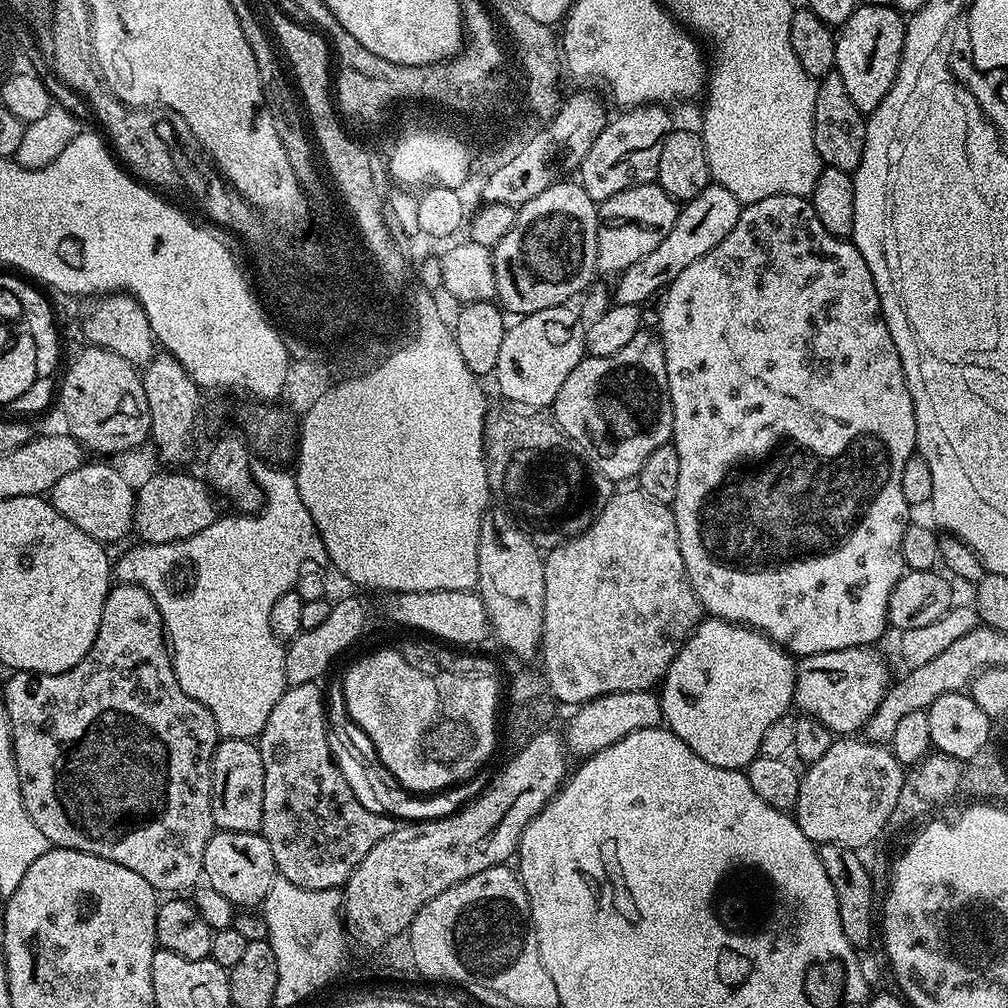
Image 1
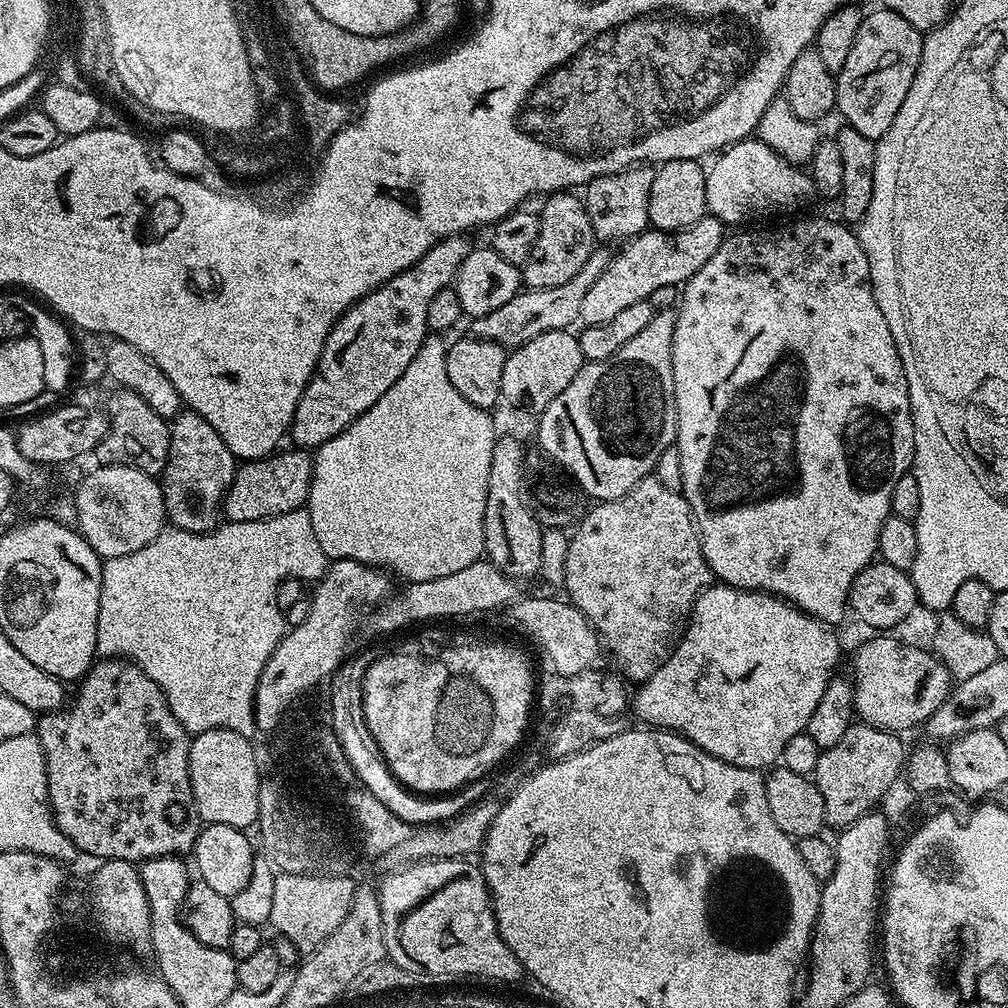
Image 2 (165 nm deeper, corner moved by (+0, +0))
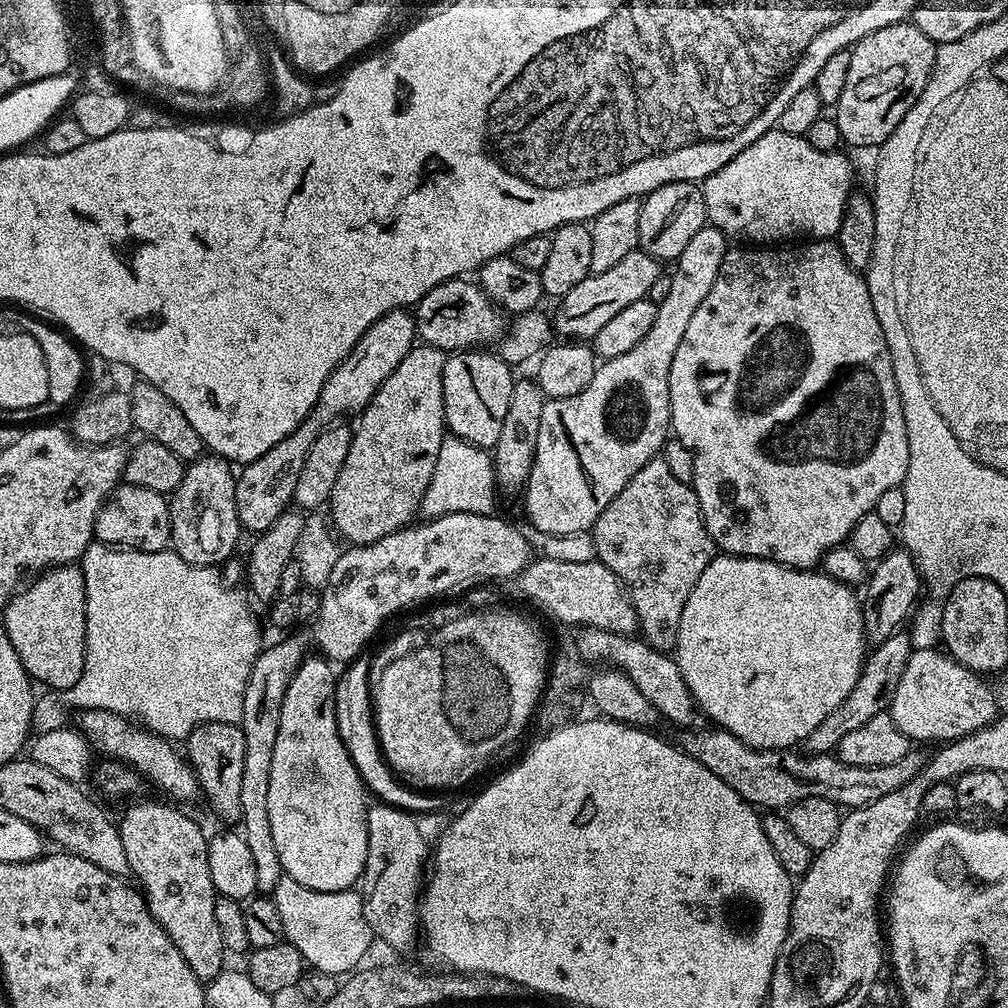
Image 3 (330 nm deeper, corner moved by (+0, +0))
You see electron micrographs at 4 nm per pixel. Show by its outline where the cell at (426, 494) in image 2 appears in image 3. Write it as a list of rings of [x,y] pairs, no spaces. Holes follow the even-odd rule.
[[[445,438],[442,450],[438,450],[434,478],[430,478],[430,486],[420,503],[420,512],[428,518],[451,512],[488,514],[493,511],[492,498],[496,495],[496,487],[494,460],[485,449],[475,448],[470,442],[459,438]]]

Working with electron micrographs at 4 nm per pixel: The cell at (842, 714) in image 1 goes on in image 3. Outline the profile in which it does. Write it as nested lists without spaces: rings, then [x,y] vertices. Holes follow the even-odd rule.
[[[939,647],[917,648],[913,651],[910,662],[906,662],[902,682],[898,682],[898,690],[894,693],[890,709],[892,721],[912,742],[951,742],[977,732],[998,716],[996,696],[984,680],[987,679],[981,673],[970,671]]]

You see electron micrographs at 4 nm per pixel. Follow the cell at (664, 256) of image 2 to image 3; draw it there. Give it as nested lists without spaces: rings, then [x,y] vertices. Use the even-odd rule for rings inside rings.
[[[639,250],[626,254],[622,262],[610,266],[610,270],[592,272],[585,280],[578,282],[574,290],[559,297],[554,315],[554,332],[560,338],[590,338],[602,330],[605,322],[610,322],[630,302],[638,302],[649,295],[648,292],[660,280],[661,261]]]

